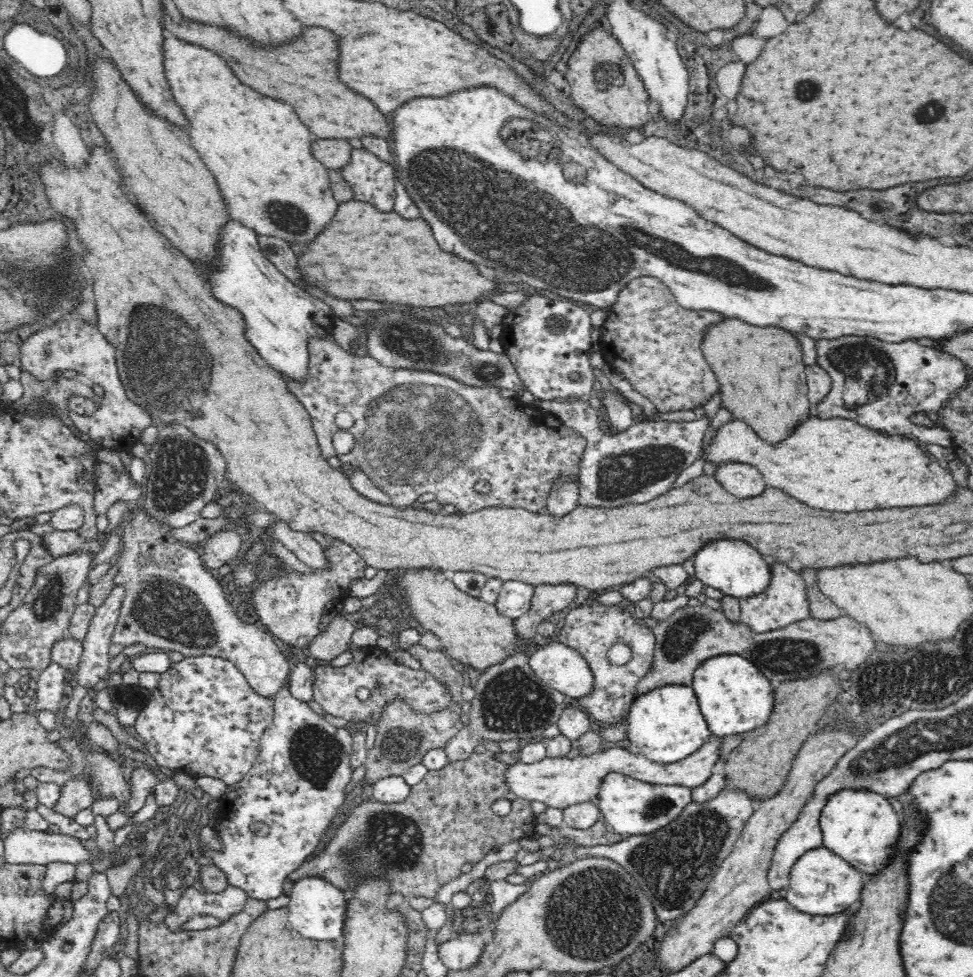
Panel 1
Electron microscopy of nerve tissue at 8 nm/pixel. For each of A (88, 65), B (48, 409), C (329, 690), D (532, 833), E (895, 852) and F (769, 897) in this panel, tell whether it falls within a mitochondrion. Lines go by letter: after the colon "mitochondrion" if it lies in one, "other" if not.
A: other
B: other
C: other
D: other
E: other
F: other

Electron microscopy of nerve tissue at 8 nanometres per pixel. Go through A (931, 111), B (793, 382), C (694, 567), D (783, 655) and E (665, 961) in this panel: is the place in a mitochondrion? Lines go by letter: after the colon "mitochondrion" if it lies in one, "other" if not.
A: mitochondrion
B: other
C: other
D: mitochondrion
E: other

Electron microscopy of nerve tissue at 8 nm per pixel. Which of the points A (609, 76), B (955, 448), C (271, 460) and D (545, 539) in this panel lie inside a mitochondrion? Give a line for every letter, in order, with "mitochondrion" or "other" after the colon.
A: mitochondrion
B: other
C: other
D: other

